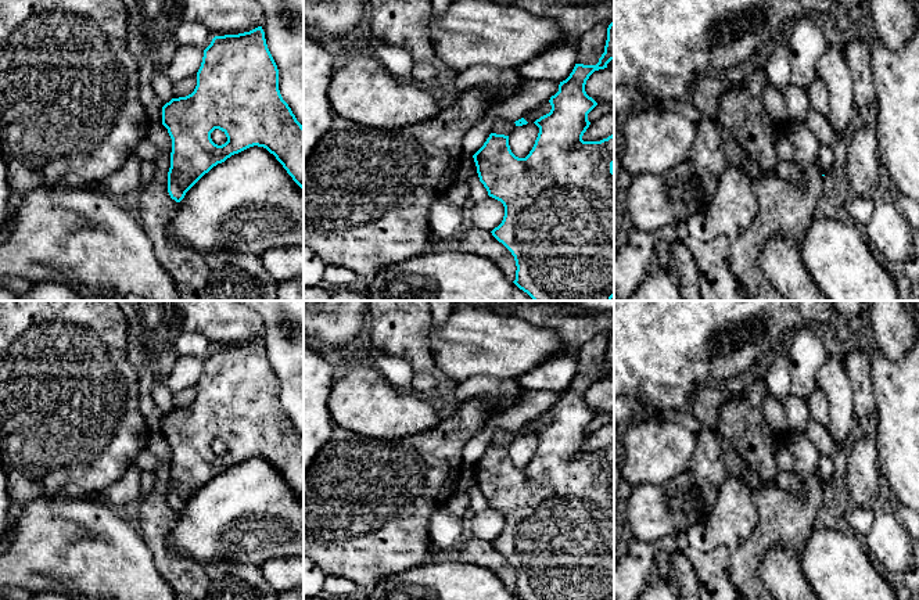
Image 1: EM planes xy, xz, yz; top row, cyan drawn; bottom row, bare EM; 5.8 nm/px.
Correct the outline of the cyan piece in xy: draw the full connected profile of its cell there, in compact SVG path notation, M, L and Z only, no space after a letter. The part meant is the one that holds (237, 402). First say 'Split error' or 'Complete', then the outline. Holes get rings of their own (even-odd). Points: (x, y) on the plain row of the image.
Complete. M262 337L238 345L215 346L204 360L194 402L162 417L162 435L172 449L168 503L176 513L213 477L254 456L273 464L304 500L304 436L280 405L279 380ZM215 439L226 445L225 455L212 452Z

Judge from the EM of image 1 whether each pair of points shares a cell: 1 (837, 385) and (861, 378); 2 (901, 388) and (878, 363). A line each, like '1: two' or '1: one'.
1: two
2: one

